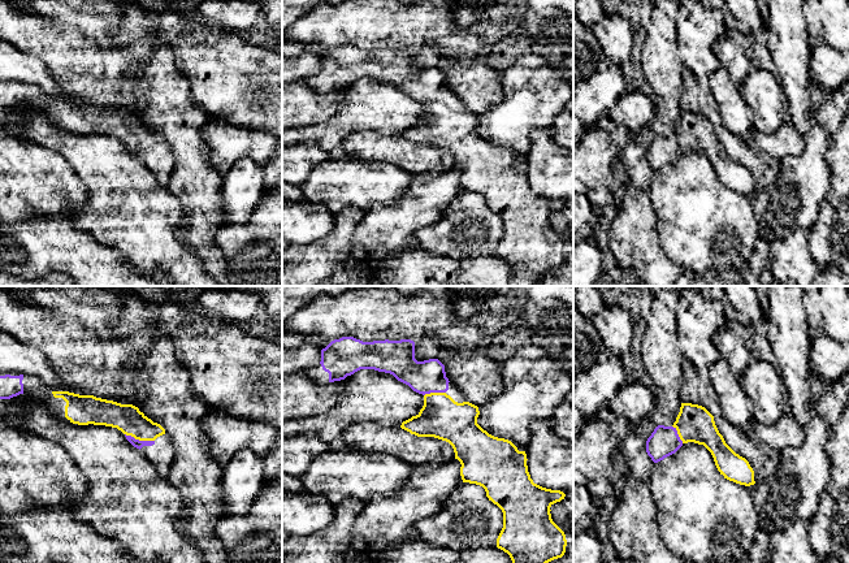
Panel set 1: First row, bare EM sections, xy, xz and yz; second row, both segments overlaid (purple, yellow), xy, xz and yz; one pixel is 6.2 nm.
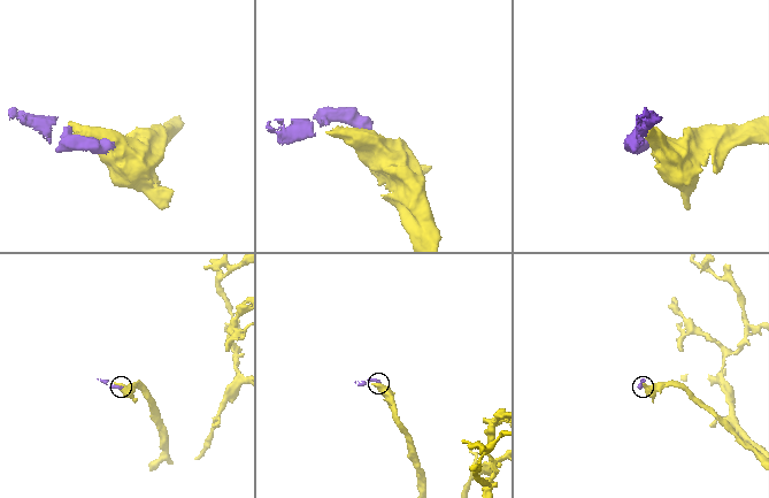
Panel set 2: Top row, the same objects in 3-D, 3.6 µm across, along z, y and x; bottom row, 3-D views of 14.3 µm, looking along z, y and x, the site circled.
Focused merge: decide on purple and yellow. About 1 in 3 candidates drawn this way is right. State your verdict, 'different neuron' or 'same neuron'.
same neuron

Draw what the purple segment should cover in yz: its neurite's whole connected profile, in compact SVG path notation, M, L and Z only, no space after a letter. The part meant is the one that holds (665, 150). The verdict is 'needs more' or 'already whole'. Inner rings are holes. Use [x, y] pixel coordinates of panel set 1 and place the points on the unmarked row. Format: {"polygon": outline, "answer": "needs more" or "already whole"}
{"polygon": "M681 112L673 134L658 134L647 147L646 161L654 172L658 172L688 151L703 153L724 187L745 195L755 192L749 170L725 152L714 125L698 113Z", "answer": "needs more"}

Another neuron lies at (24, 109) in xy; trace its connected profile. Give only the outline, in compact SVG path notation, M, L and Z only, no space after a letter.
M26 101L10 108L0 108L0 127L20 126L21 130L13 134L59 152L73 168L87 192L85 207L70 217L75 229L88 233L99 244L120 251L133 267L150 276L156 286L221 286L205 272L200 257L177 238L177 230L182 225L179 199L157 181L156 176L126 148L121 139L105 134L60 130L40 113L34 104Z

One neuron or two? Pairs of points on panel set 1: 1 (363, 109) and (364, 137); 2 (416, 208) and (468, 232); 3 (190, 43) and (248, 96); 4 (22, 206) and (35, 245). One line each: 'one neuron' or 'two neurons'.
1: two neurons
2: two neurons
3: one neuron
4: two neurons

